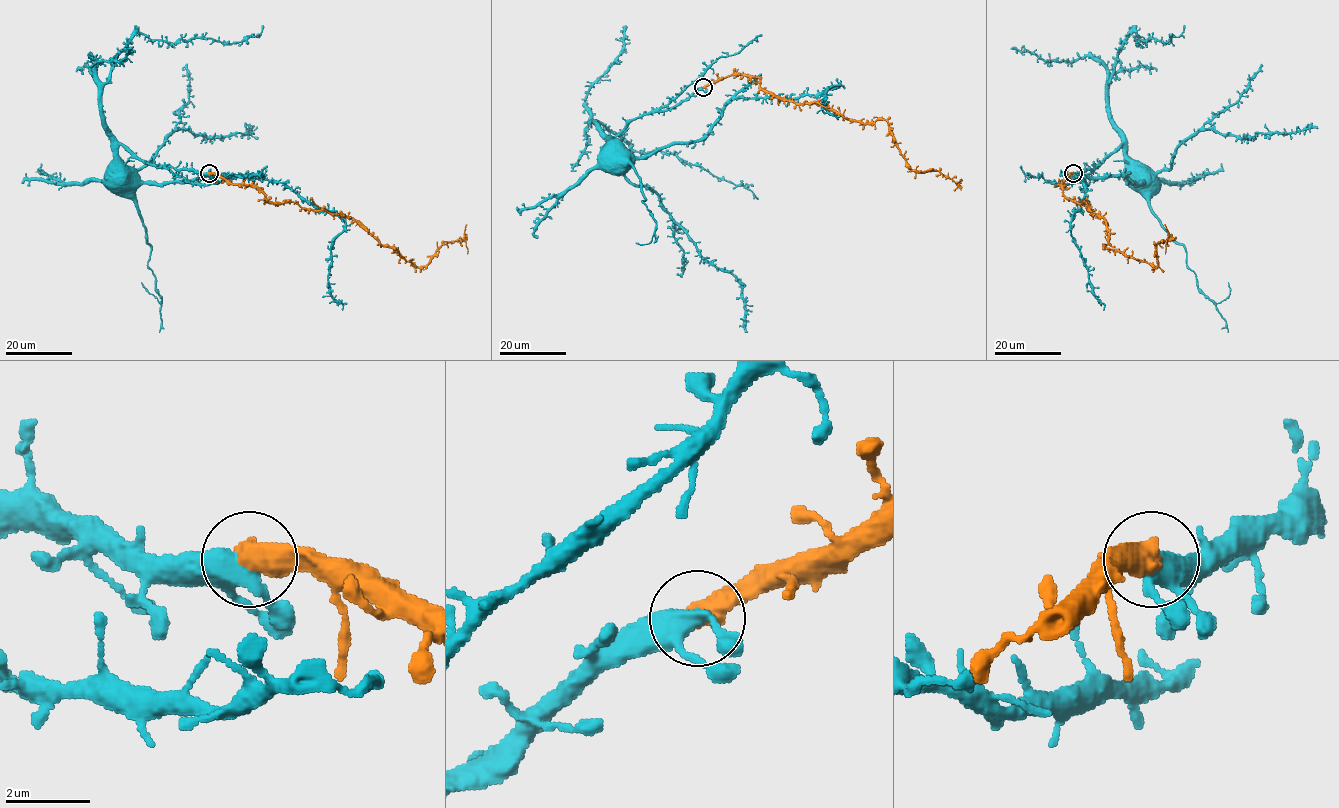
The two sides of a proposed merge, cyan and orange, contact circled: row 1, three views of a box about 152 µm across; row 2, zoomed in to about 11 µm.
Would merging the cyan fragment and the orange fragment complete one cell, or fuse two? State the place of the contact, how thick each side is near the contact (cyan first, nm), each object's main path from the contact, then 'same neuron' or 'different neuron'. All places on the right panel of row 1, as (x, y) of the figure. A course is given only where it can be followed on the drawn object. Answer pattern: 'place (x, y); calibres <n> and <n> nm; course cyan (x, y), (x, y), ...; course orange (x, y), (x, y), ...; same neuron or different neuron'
place (1073, 173); calibres 360 and 600 nm; course cyan (1073, 173), (1092, 169), (1122, 145), (1143, 180), (1083, 177), (1085, 196), (1070, 235), (1103, 310); course orange (1073, 173), (1061, 188), (1105, 221), (1108, 249), (1155, 266), (1156, 245), (1167, 238), (1165, 253); same neuron

